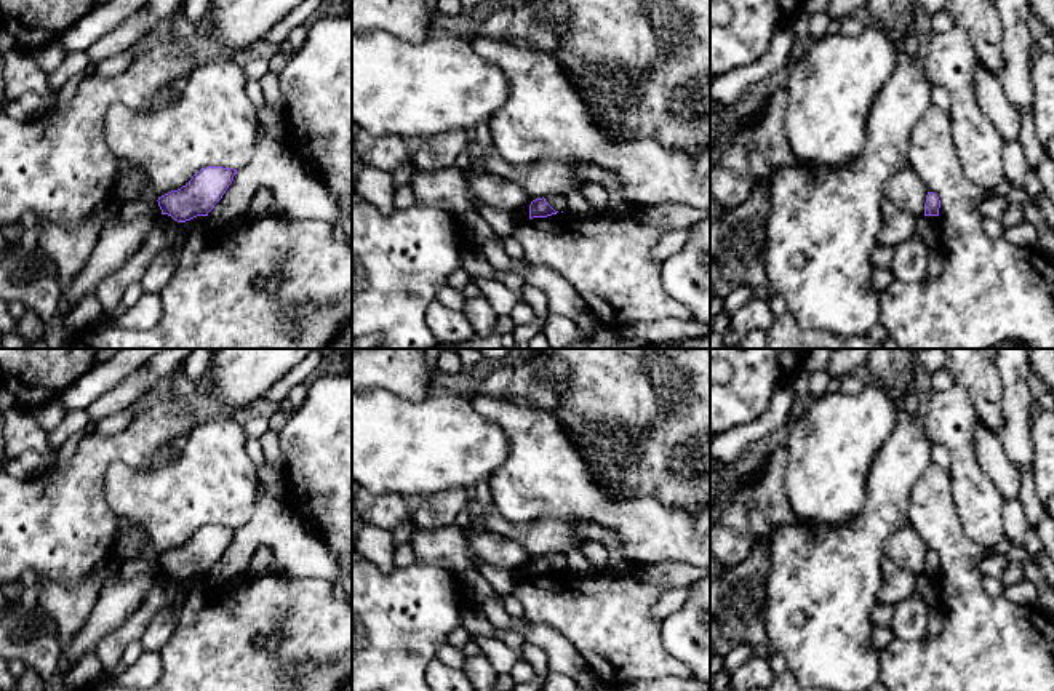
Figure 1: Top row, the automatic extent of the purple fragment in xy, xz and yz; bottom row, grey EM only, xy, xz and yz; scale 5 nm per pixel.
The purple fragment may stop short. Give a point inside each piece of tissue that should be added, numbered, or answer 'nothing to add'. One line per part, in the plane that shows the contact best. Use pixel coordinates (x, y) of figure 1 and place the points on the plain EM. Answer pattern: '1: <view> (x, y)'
nothing to add

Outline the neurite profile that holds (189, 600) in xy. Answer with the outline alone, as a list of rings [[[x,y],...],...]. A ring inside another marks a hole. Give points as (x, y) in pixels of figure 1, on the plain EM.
[[[197,574],[190,579],[179,581],[178,593],[171,603],[176,629],[194,624],[205,605],[206,574]]]

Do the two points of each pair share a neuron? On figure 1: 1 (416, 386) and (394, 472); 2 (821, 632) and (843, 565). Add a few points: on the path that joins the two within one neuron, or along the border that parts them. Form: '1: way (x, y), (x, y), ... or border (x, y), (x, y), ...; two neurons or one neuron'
1: border (376, 389), (386, 389), (411, 402), (427, 397); two neurons
2: way (821, 616), (821, 589), (827, 581); one neuron

